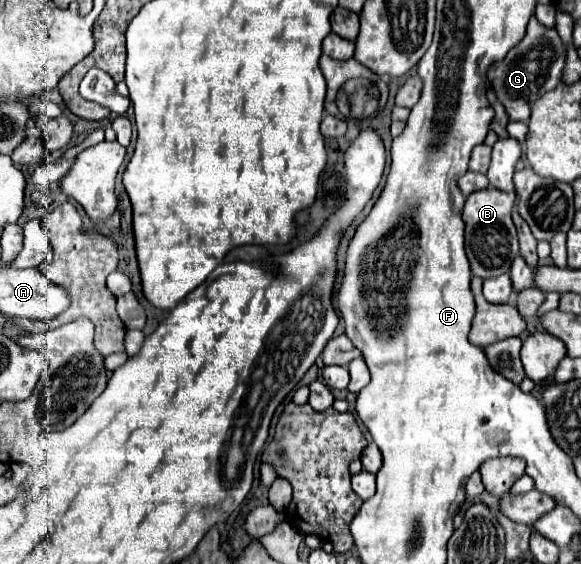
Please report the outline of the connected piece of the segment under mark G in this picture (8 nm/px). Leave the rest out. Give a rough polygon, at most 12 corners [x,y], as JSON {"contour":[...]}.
{"contour":[[531,17],[491,69],[511,121],[561,83],[565,47]]}

